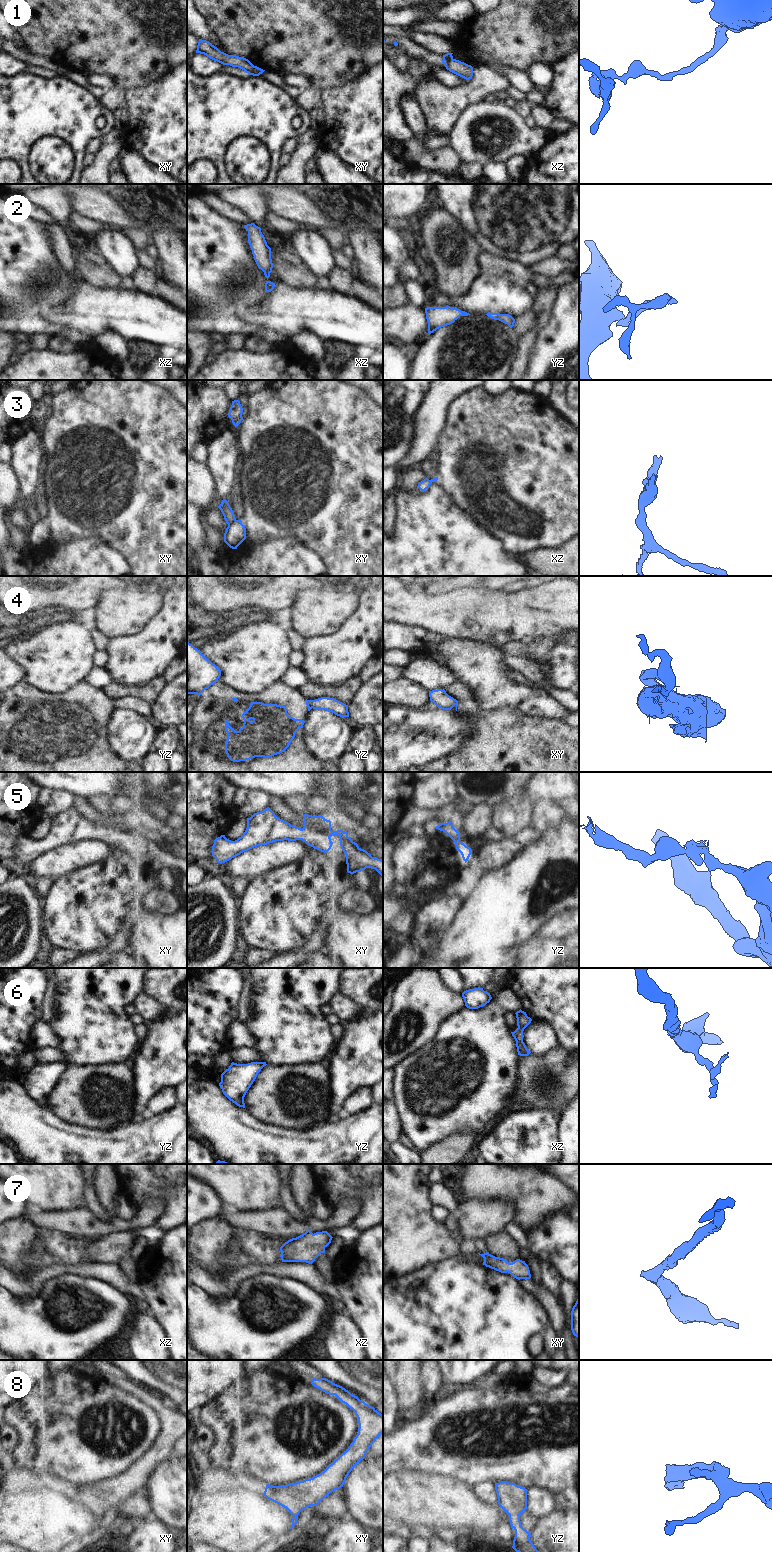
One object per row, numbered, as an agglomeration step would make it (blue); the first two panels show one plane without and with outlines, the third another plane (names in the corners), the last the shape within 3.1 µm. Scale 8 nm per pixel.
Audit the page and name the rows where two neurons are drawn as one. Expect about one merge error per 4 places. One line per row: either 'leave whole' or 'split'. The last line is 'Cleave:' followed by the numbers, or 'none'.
1: leave whole
2: leave whole
3: split
4: split
5: leave whole
6: leave whole
7: leave whole
8: leave whole
Cleave: 3, 4

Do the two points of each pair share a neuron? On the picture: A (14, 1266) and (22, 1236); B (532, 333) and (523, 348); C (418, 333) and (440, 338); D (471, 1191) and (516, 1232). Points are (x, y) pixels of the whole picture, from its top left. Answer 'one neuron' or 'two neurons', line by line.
A: one neuron
B: one neuron
C: two neurons
D: two neurons

